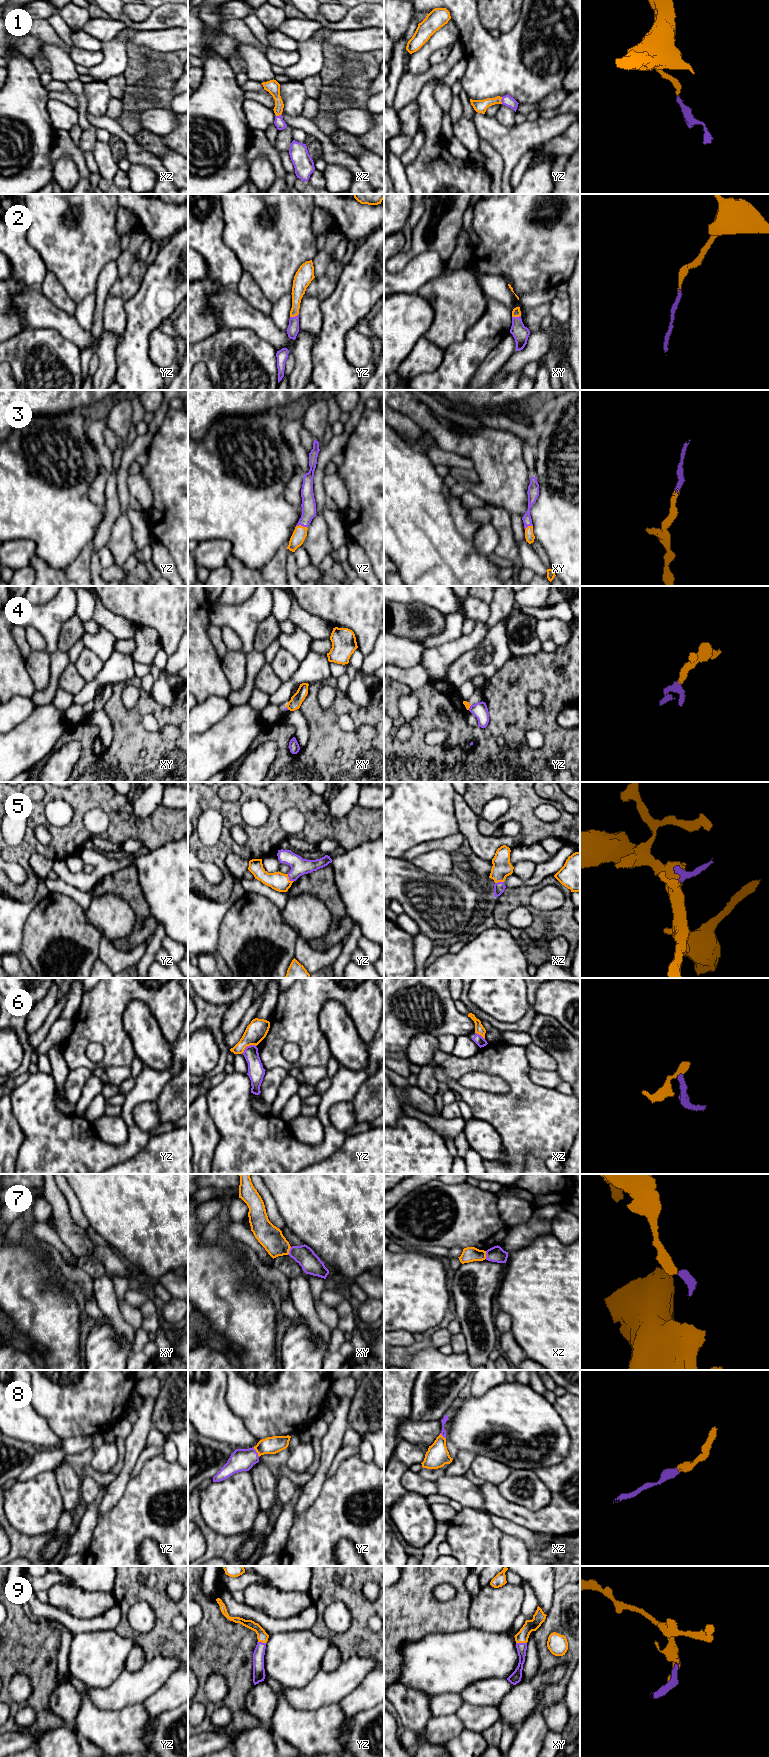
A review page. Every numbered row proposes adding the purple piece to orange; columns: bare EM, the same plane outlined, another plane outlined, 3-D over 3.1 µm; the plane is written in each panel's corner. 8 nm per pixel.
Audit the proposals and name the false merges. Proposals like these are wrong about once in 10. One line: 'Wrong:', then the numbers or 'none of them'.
Wrong: 6, 7

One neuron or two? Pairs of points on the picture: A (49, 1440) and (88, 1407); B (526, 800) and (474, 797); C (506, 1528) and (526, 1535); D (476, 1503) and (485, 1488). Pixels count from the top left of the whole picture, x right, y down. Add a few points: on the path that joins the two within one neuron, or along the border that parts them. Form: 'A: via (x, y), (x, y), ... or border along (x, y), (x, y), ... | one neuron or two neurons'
A: border along (41, 1415), (49, 1427), (63, 1440) | two neurons
B: via (513, 792), (487, 792) | one neuron
C: via (511, 1528), (521, 1532) | one neuron
D: border along (478, 1487), (483, 1498), (485, 1510) | two neurons

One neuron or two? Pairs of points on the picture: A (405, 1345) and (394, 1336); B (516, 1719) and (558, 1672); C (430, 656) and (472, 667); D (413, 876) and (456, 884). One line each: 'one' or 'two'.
A: one
B: one
C: two
D: one

